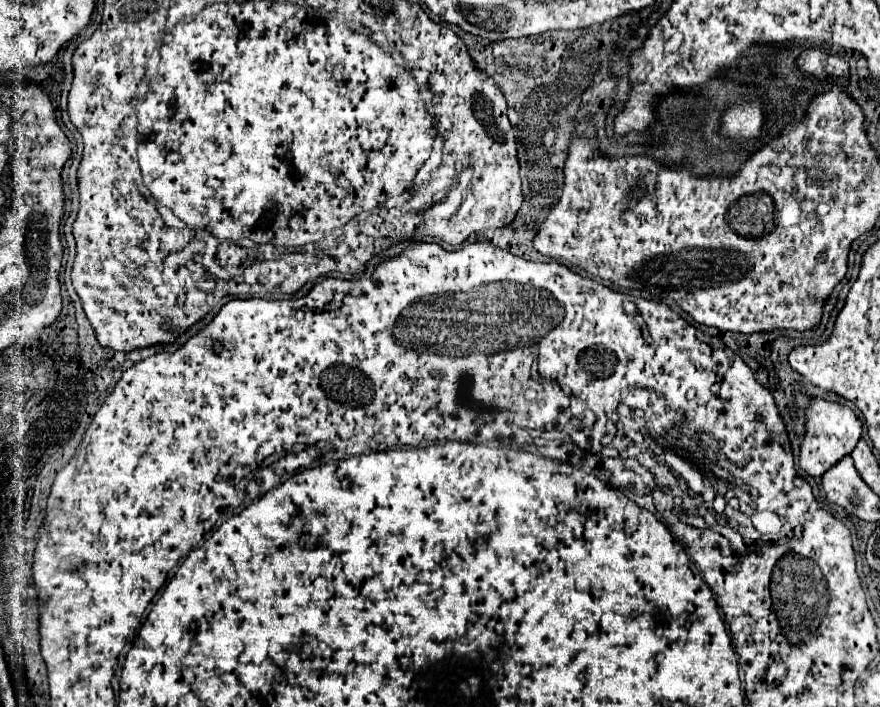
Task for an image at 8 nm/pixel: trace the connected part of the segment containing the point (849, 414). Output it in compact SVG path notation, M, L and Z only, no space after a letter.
M813 398L811 406L807 408L807 432L805 432L801 454L799 454L801 468L813 478L821 478L841 458L845 458L847 454L855 450L857 442L861 440L861 432L863 432L863 424L853 414L853 410L849 410L847 406L835 404L835 402Z

